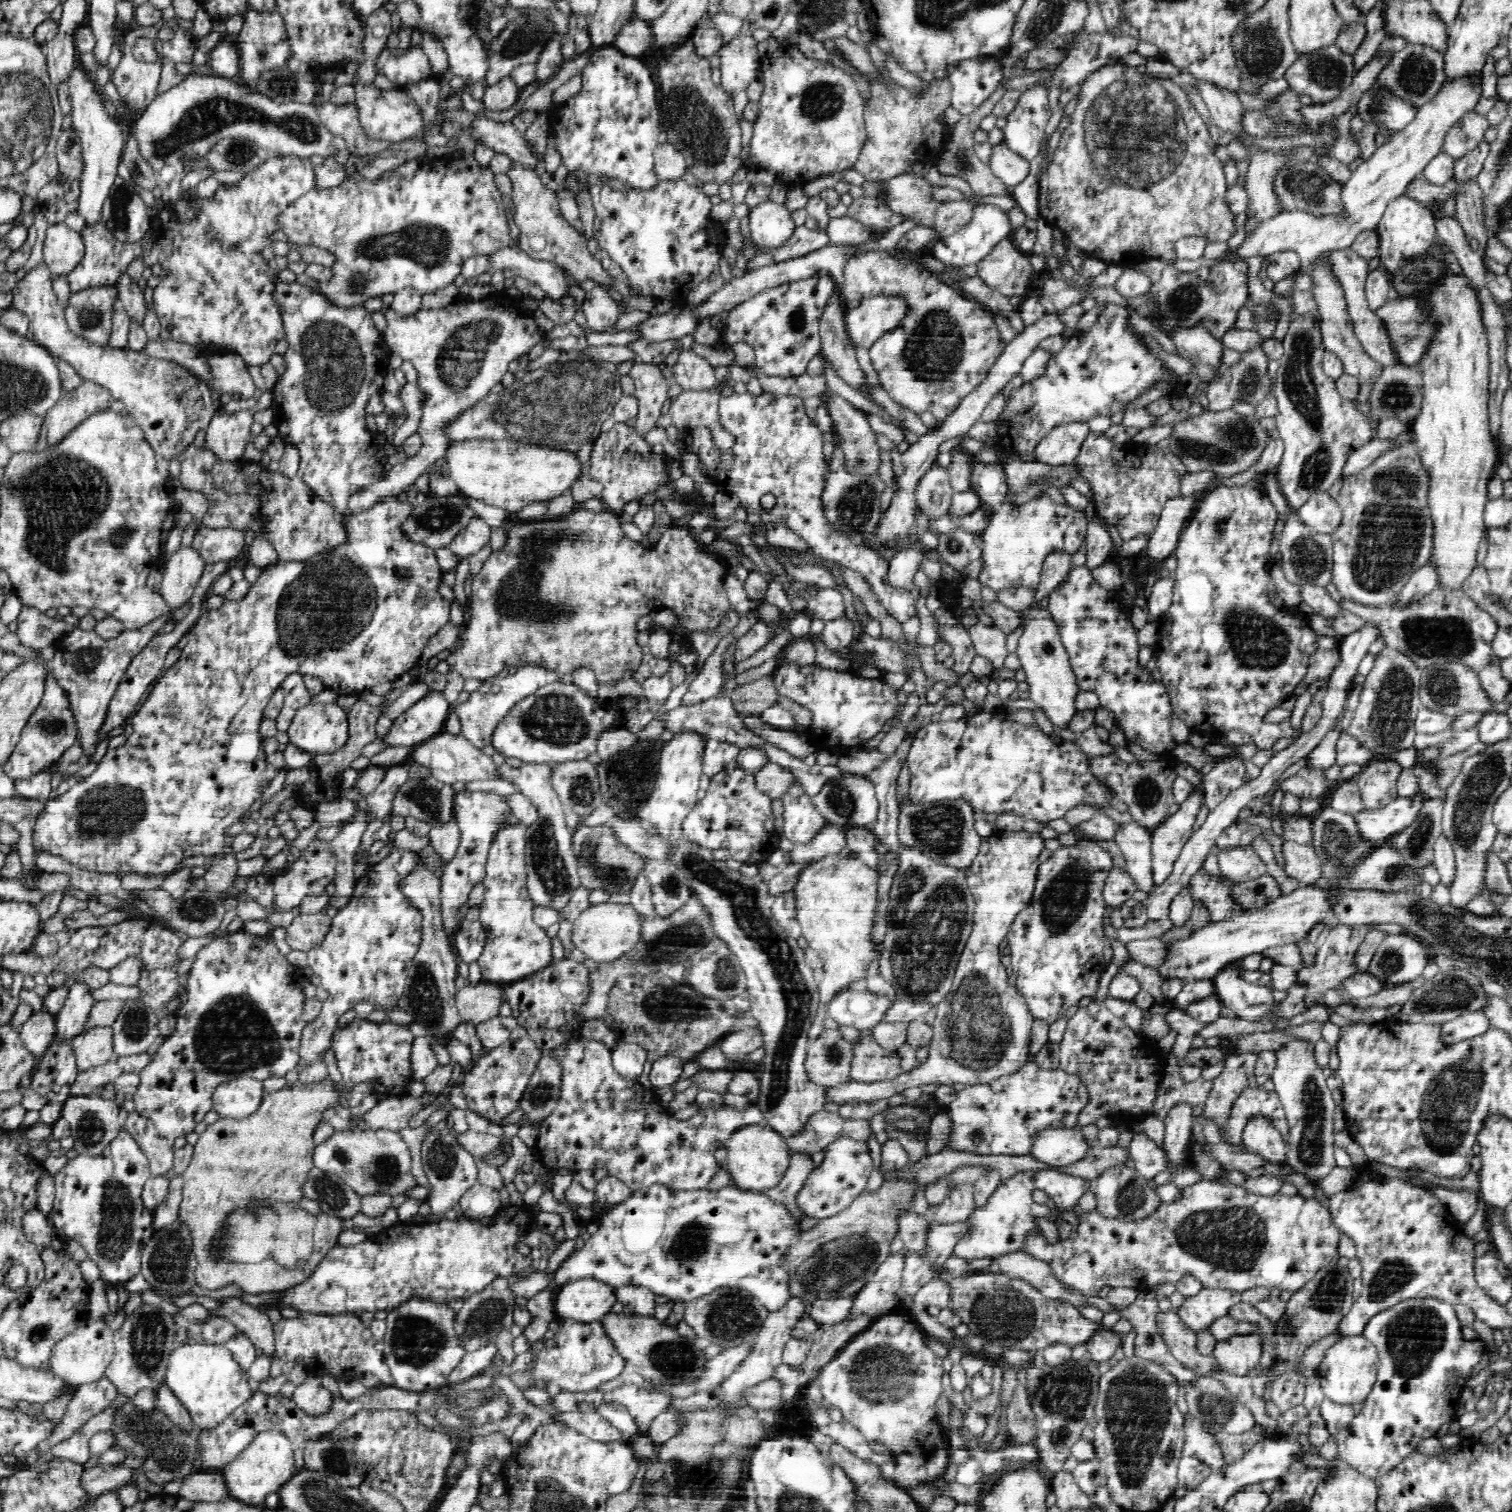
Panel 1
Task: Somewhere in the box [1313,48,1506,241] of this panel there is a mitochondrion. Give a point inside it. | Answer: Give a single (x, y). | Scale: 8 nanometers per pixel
(1415, 76)

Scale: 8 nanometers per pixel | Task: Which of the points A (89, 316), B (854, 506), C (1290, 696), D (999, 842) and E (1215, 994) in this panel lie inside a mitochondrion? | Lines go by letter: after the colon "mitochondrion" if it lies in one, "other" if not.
A: mitochondrion
B: mitochondrion
C: other
D: other
E: other

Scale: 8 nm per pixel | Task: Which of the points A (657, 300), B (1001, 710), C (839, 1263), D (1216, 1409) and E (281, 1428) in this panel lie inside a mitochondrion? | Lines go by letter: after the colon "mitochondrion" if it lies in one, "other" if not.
A: other
B: other
C: mitochondrion
D: mitochondrion
E: other

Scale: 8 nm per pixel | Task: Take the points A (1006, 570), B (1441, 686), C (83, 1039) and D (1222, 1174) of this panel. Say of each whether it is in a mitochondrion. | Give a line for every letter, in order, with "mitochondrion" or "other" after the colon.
A: other
B: mitochondrion
C: other
D: other

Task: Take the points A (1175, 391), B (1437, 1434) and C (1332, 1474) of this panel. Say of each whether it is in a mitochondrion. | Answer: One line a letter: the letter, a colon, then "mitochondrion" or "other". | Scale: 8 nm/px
A: other
B: other
C: mitochondrion

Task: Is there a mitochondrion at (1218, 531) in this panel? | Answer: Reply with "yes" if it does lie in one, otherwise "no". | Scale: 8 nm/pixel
yes

